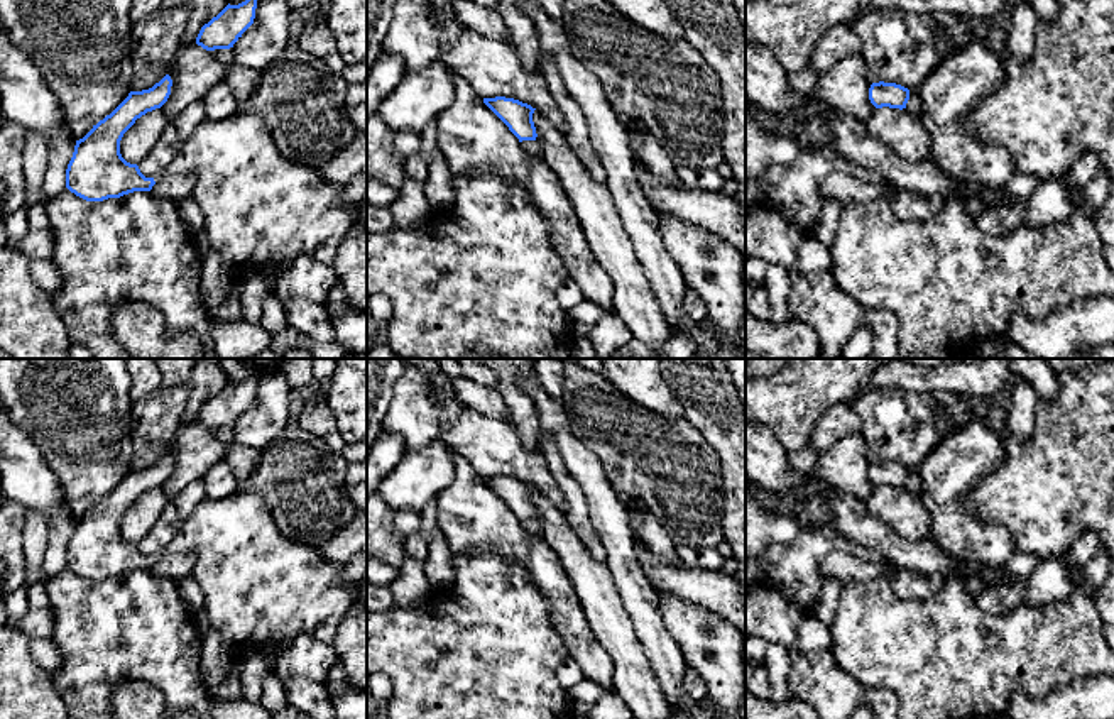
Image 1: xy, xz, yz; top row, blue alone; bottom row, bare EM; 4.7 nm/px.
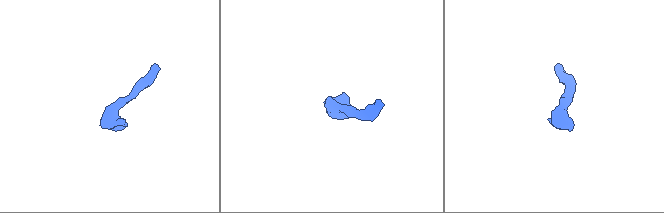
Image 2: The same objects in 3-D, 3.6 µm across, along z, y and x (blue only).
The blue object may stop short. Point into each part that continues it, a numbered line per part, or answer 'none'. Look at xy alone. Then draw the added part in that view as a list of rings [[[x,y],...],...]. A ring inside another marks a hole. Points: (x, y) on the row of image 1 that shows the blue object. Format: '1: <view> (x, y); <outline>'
1: xy (259, 208); [[[237,112],[221,120],[203,120],[154,181],[183,174],[194,176],[191,198],[203,211],[211,249],[240,276],[298,257],[331,266],[353,225],[353,211],[341,203],[343,188],[325,179],[318,169],[289,162],[257,113]]]

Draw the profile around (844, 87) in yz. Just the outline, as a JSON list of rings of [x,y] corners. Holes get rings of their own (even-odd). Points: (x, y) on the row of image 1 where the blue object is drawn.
[[[849,54],[825,71],[813,93],[832,110],[867,122],[876,107],[869,100],[869,73],[860,54]]]

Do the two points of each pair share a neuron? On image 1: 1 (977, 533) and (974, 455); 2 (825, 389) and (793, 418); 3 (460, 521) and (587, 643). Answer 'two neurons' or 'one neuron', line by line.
1: one neuron
2: one neuron
3: one neuron

